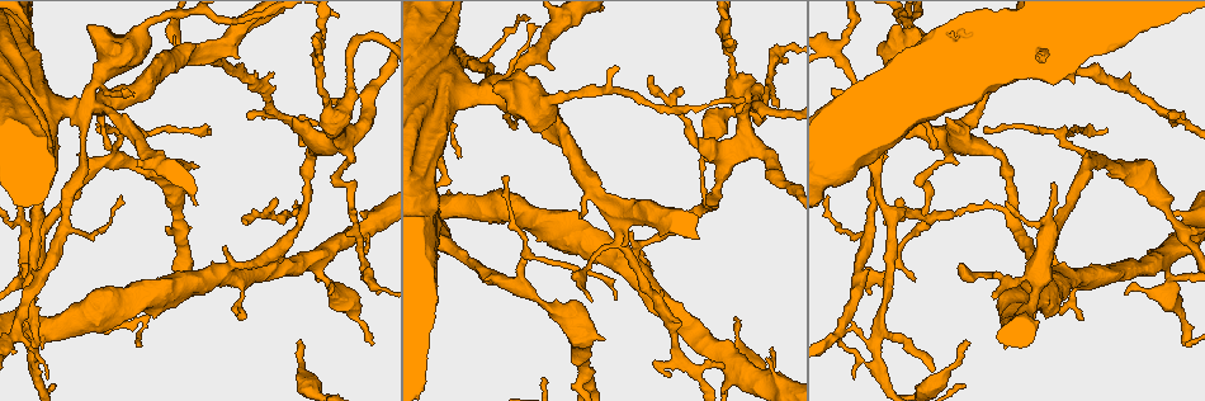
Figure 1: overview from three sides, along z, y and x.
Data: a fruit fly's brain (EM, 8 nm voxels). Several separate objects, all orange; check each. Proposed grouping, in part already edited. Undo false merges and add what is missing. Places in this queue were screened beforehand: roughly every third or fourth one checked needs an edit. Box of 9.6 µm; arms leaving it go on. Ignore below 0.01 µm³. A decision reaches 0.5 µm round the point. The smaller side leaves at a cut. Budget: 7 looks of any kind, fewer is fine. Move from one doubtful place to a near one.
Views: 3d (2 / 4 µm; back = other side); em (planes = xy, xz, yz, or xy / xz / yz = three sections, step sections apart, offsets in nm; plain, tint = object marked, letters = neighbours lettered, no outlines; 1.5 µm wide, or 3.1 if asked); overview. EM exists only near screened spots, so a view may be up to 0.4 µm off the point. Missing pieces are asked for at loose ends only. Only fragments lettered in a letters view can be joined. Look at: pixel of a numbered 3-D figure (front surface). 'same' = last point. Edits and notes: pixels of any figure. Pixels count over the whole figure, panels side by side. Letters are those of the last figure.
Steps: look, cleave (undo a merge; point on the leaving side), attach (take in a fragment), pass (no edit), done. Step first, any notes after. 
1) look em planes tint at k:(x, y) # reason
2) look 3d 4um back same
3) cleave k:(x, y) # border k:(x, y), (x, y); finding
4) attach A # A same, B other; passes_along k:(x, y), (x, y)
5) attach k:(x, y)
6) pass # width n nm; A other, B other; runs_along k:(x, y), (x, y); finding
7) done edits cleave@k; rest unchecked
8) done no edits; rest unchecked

look em xy step 4 letters at 1:(226, 247) # free end

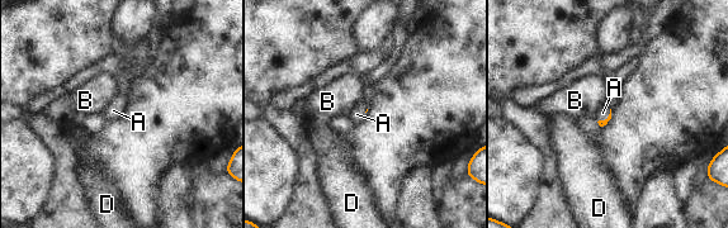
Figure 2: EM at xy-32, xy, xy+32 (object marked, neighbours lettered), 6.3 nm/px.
look em planes letters same

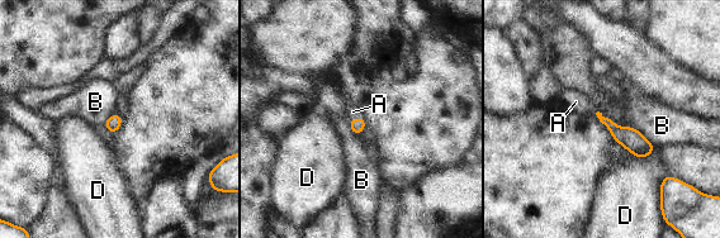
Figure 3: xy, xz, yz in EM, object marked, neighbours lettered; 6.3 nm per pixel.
attach A # A same, B other, D other; the neuron continues

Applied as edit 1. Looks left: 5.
look 3d 4um at 1:(146, 137)

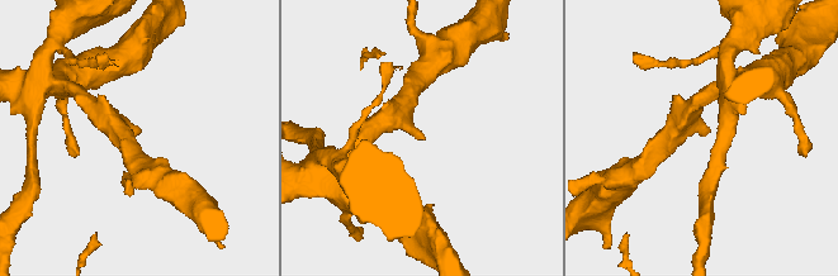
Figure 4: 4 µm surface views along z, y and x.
look em xy step 4 tint at 4:(138, 133) # now the EM

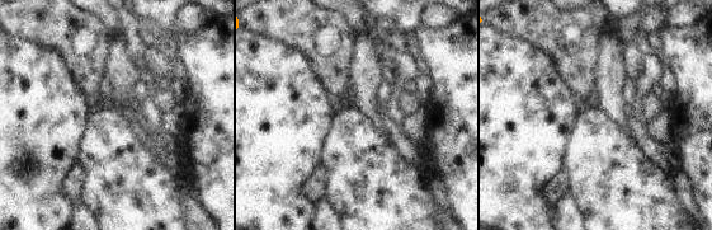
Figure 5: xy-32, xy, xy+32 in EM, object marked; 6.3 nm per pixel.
look em planes letters same # another direction

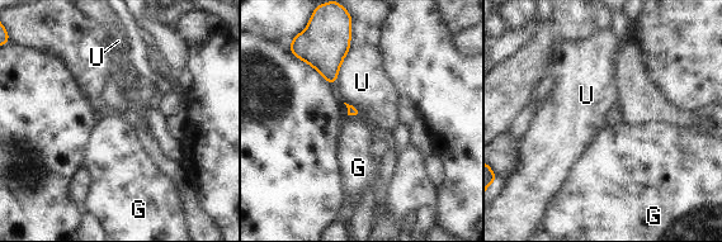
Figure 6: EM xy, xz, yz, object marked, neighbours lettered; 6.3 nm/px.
pass # G other, U other; none of them fits

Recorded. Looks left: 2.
done edits attach@3; rest unchecked

